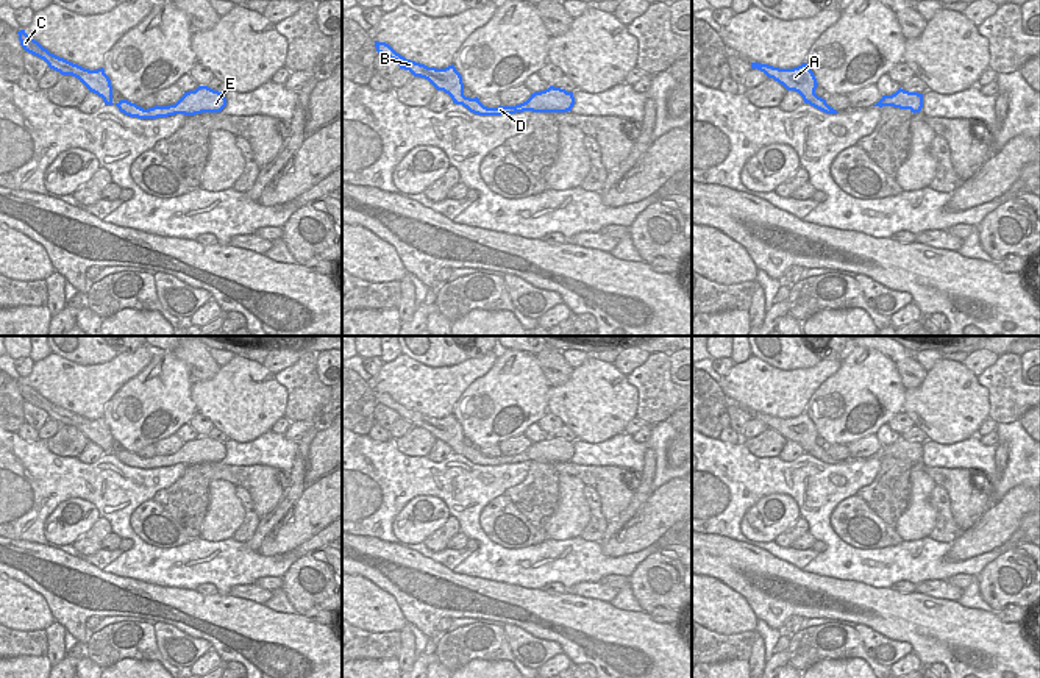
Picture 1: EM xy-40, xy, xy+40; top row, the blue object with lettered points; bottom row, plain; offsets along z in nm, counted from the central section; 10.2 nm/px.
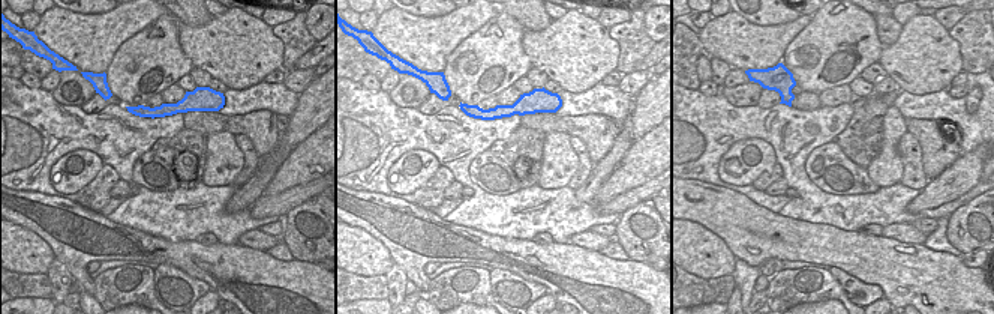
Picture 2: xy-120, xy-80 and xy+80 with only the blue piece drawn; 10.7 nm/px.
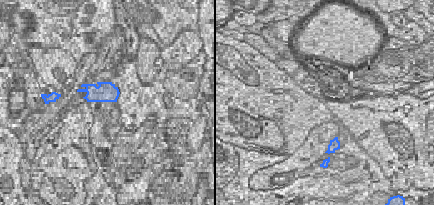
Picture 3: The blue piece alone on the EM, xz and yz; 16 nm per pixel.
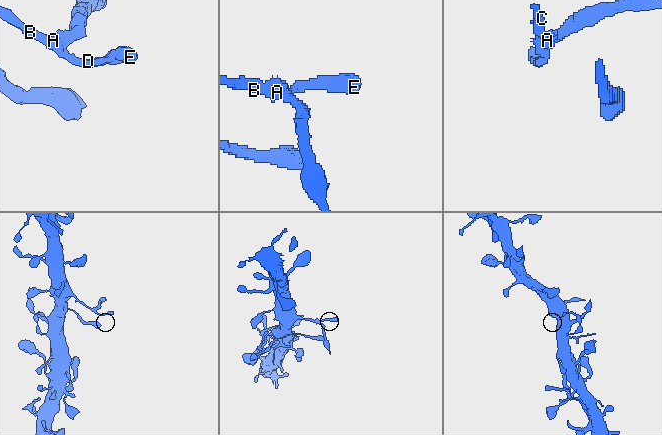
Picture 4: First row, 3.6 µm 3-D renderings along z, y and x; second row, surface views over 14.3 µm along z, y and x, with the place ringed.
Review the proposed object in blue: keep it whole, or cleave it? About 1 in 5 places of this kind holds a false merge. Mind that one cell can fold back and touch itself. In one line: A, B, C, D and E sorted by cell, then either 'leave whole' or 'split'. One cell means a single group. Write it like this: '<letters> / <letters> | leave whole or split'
A B C D E | leave whole

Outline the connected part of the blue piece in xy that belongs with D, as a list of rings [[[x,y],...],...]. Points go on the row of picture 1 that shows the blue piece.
[[[375,41],[375,47],[378,53],[397,61],[400,69],[409,70],[414,77],[428,80],[437,91],[448,94],[453,103],[462,105],[470,112],[478,116],[501,116],[523,111],[567,112],[572,111],[575,105],[573,92],[550,86],[545,91],[531,94],[531,97],[520,105],[487,108],[478,97],[470,98],[464,95],[462,77],[453,64],[445,69],[428,67],[425,64],[406,59],[386,42]]]

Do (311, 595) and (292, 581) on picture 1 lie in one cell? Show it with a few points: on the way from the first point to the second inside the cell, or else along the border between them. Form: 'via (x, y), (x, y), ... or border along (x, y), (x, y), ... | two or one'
via (306, 591), (297, 583) | one

